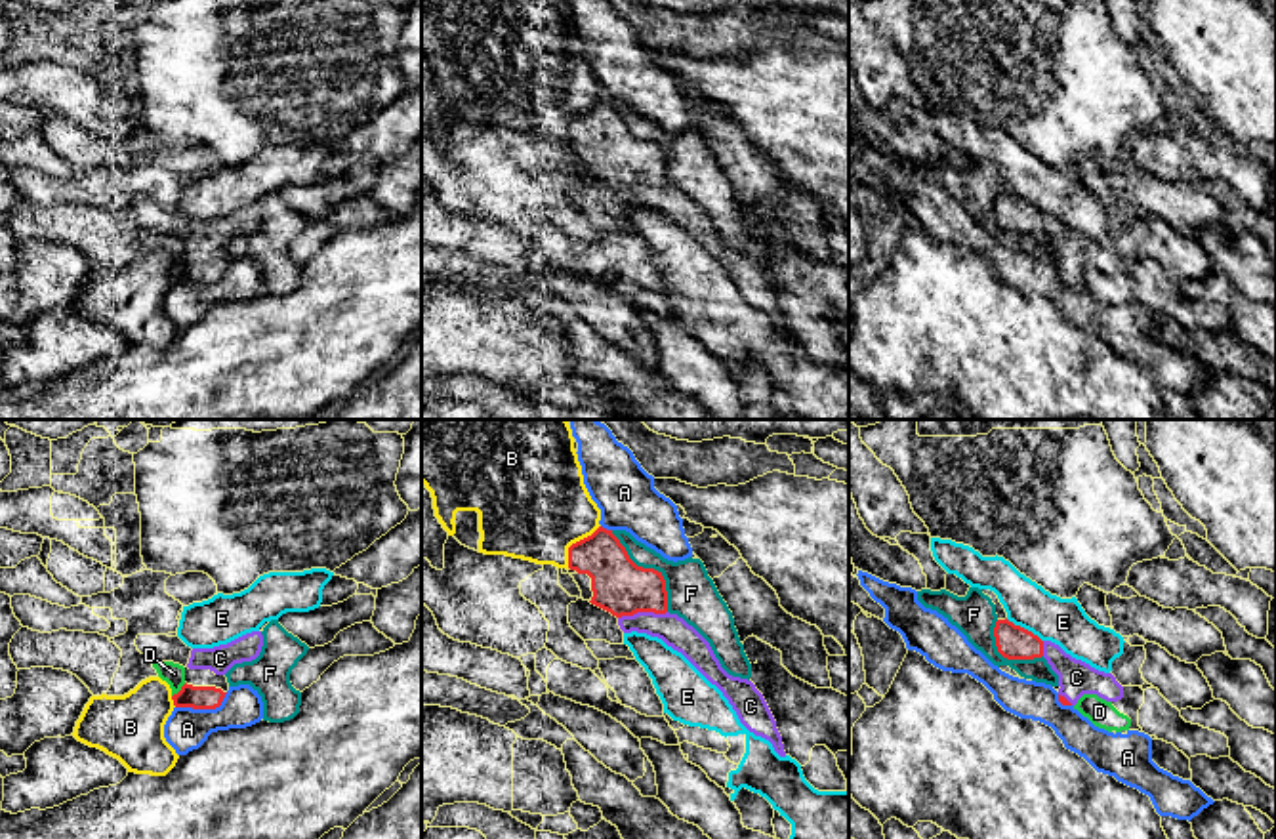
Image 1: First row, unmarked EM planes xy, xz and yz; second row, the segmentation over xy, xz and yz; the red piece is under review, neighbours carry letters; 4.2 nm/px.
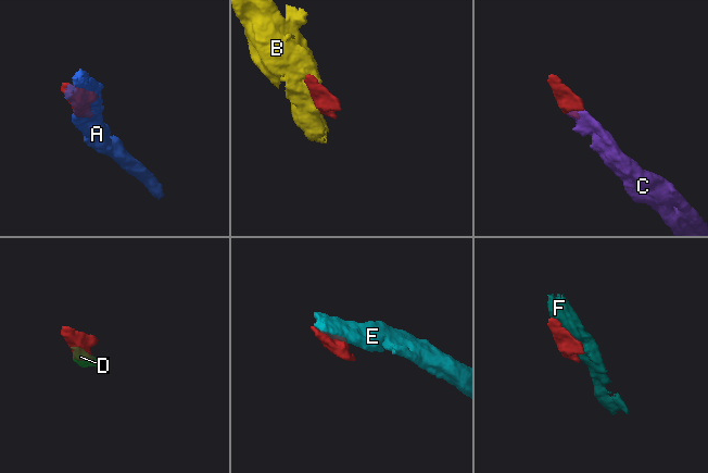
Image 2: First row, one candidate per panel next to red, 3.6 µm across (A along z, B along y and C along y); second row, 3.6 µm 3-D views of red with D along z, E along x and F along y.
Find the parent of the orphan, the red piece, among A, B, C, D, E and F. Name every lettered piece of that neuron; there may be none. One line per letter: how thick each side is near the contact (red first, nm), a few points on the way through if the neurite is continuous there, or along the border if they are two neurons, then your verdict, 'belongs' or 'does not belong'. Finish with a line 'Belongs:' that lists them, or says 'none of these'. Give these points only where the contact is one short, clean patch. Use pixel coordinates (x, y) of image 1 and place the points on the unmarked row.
A: calibres 100 and 180 nm; does not belong
B: calibres 220 and 460 nm; does not belong
C: calibres 240 and 120 nm; way xz (622, 161), (641, 184), (670, 201); belongs
D: calibres 100 and 90 nm; border xy (185, 256), (172, 269); does not belong
E: calibres 140 and 190 nm; does not belong
F: calibres 240 and 200 nm; does not belong
Belongs: C

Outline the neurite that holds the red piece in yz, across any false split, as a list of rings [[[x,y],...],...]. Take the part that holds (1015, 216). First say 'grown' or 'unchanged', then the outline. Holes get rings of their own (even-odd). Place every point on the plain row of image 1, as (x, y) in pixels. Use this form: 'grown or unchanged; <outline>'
grown; [[[1007,191],[996,194],[994,210],[998,225],[1007,233],[1034,233],[1043,229],[1059,248],[1059,275],[1062,278],[1076,278],[1083,267],[1097,267],[1106,275],[1123,271],[1123,259],[1112,246],[1099,244],[1072,231],[1059,217],[1041,214]]]

